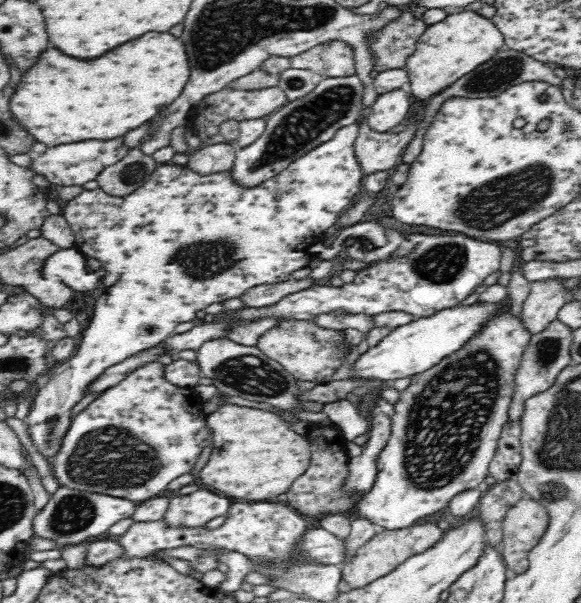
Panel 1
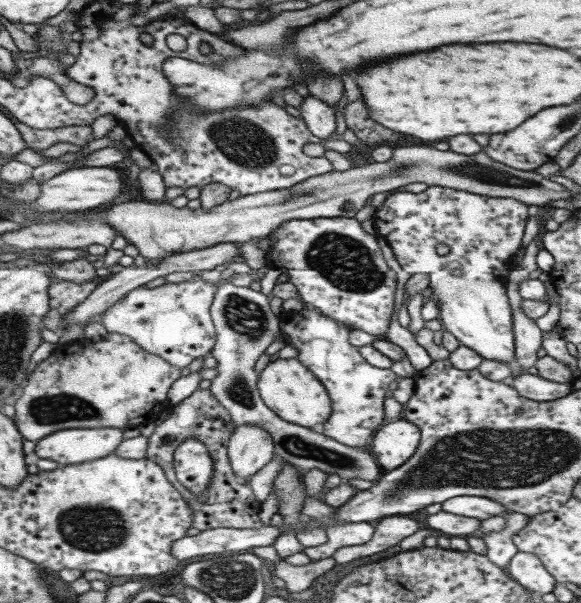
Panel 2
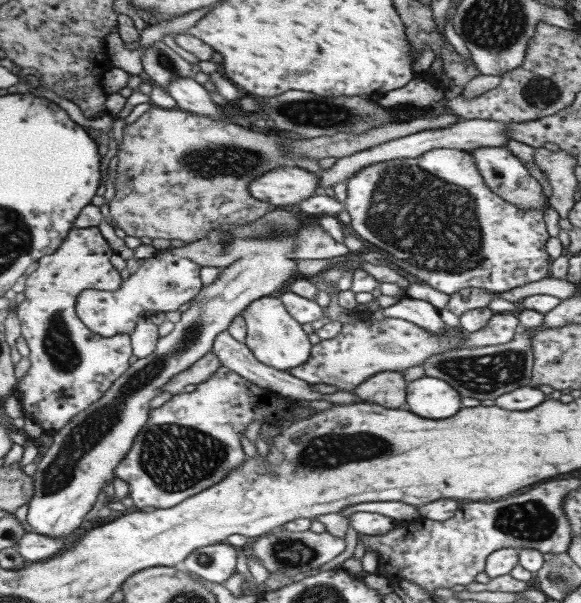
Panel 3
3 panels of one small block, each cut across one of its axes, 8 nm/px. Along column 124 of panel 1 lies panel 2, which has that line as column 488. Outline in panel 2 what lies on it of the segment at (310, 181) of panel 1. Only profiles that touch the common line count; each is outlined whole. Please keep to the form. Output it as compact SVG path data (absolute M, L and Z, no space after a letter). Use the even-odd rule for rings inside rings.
M428 186L425 190L419 193L406 192L404 190L395 190L388 193L385 201L375 209L372 217L372 222L377 229L378 236L382 236L385 243L393 251L393 256L399 266L405 273L409 275L424 274L429 279L429 288L431 288L430 300L434 300L438 304L439 314L438 320L440 321L441 328L451 334L456 340L458 345L465 346L475 354L481 356L482 359L498 360L504 363L509 363L514 367L514 340L513 340L513 323L512 323L512 308L510 307L506 295L506 278L505 274L511 269L510 260L518 252L521 247L521 238L524 231L524 226L527 217L527 205L513 200L511 197L490 197L487 195L480 195L470 193L464 190L452 189L444 186ZM444 244L449 248L447 254L439 256L435 253L435 245Z

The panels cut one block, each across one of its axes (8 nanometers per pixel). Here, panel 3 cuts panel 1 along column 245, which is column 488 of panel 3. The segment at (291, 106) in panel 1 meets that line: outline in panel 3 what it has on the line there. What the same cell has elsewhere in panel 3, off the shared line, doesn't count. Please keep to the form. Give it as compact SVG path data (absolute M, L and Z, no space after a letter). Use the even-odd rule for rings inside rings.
M479 146L479 148L473 148L470 154L475 161L475 167L477 167L483 183L503 201L515 205L519 211L529 211L530 209L545 211L549 208L548 197L541 192L541 185L537 183L537 179L529 175L519 159L511 154L506 147L487 148L485 146L485 148L481 148Z

